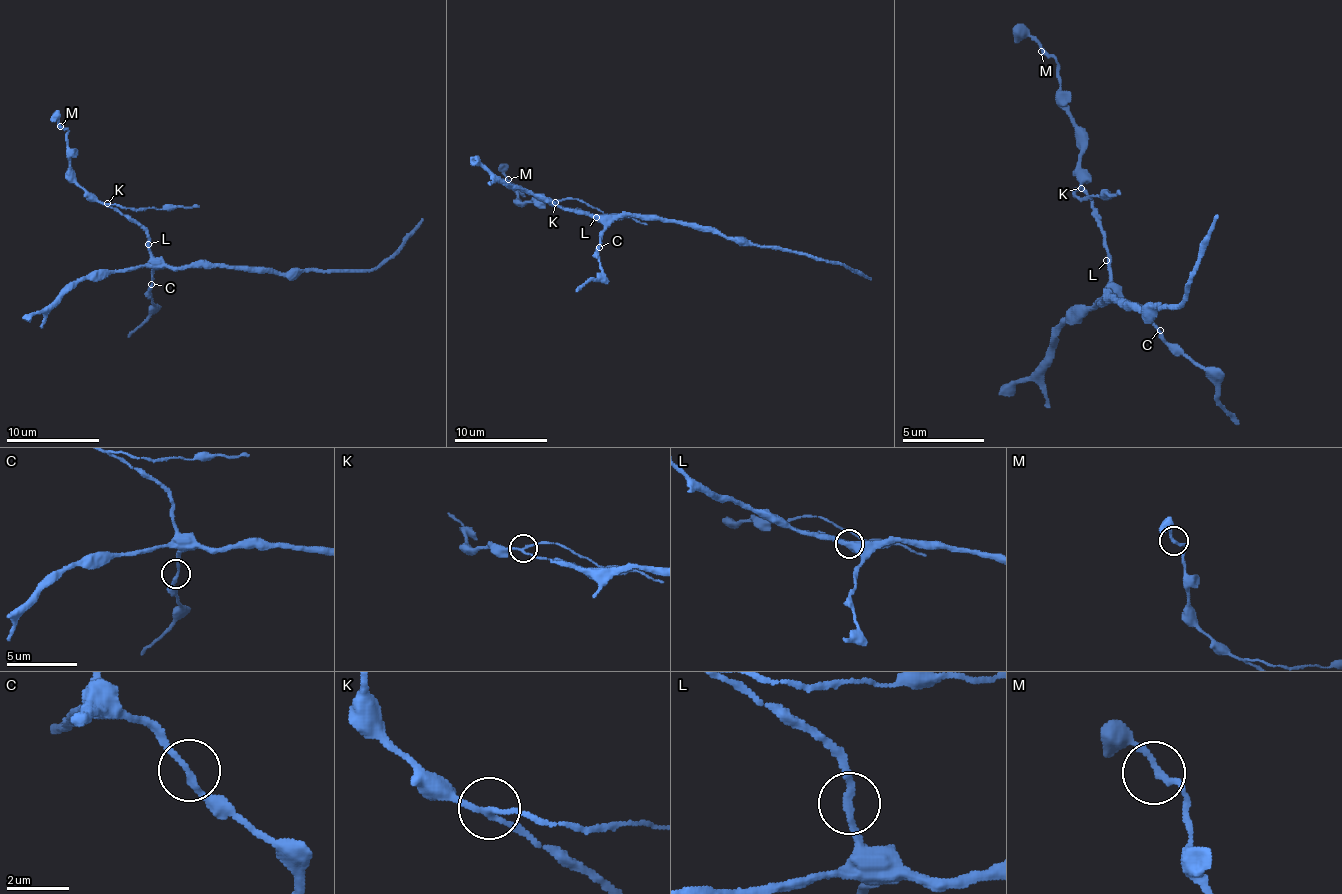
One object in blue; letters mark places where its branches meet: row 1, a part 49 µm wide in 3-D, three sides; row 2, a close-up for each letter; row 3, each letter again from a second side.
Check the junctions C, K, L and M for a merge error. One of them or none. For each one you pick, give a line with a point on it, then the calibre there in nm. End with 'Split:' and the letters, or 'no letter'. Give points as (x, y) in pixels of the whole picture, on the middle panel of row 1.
K: (555, 202) | 160 nm
Split: K

